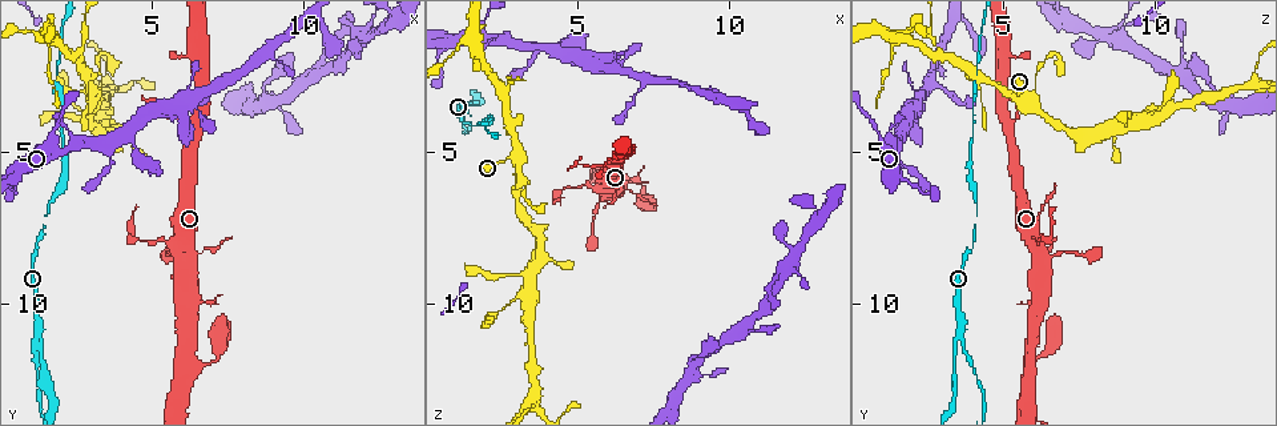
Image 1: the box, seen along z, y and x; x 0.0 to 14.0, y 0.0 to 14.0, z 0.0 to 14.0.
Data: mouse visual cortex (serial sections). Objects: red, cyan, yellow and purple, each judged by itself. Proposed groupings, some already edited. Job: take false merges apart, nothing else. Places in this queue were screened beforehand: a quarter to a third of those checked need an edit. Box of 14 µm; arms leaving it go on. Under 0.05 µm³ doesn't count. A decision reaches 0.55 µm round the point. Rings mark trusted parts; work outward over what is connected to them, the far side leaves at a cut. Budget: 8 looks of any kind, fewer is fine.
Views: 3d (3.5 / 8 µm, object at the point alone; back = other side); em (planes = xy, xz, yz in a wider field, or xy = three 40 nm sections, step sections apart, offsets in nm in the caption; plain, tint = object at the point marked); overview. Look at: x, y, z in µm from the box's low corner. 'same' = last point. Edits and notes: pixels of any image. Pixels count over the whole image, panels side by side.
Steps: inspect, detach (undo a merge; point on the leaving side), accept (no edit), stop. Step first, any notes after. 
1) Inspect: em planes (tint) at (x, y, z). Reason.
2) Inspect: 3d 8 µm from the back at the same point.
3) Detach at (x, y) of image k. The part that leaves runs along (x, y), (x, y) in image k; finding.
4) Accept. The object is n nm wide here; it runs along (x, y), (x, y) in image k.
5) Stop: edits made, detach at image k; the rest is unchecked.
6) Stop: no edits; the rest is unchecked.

Inspect: 3d 3.5 µm at (3.1, 2.8, 4.8). Three arms meet.

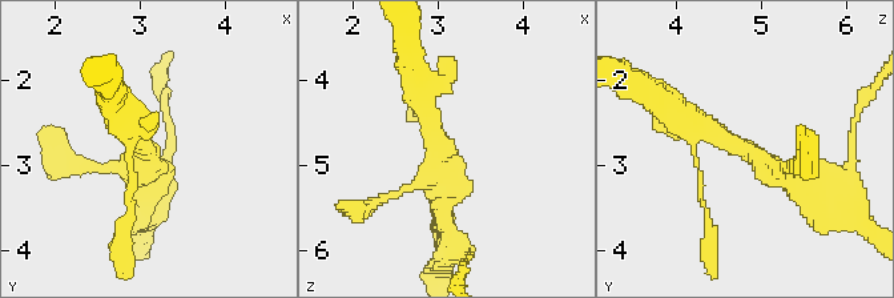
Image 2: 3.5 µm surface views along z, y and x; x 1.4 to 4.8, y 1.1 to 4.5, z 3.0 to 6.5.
Inspect: em xy step 3 (tint) at (3.10, 2.80, 4.90). 3 arms meet here; the arms are 100, 300, 350 nm wide; need the tissue.

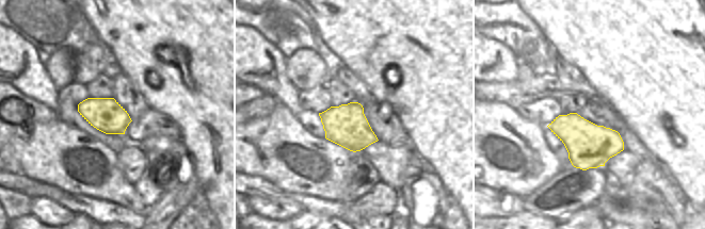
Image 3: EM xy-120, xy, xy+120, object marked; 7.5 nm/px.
Inspect: em planes (tint) at the same point.

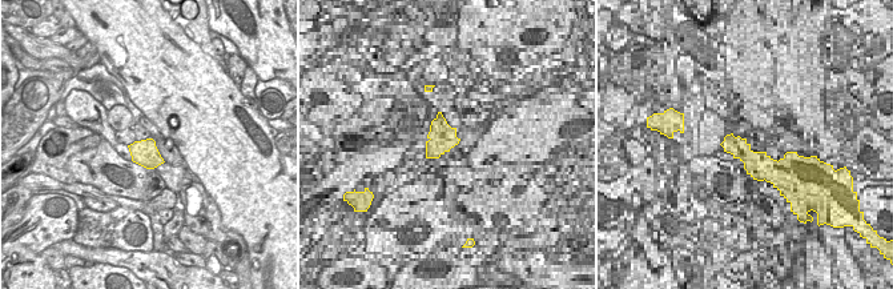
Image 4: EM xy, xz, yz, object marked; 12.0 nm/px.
Accept. It runs along (794, 165), (766, 165), (681, 112) in image 2; all the same cell.

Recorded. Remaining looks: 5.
Inspect: 3d 3.5 µm at (5.2, 8.0, 6.1). Calibre changes.

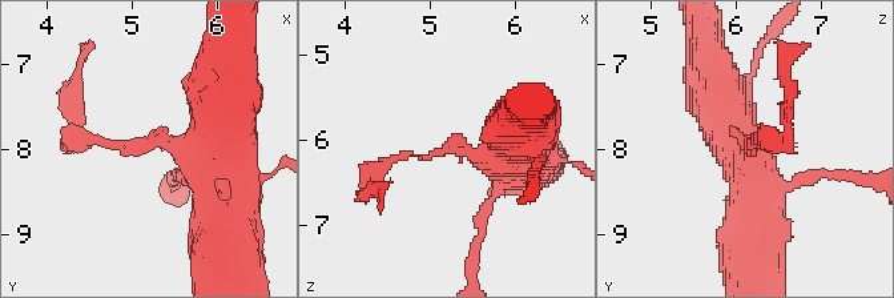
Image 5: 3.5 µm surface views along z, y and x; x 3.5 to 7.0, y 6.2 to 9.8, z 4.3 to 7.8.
Inspect: em xy step 1 (tint) at (5.10, 7.90, 6.15). Now the EM.

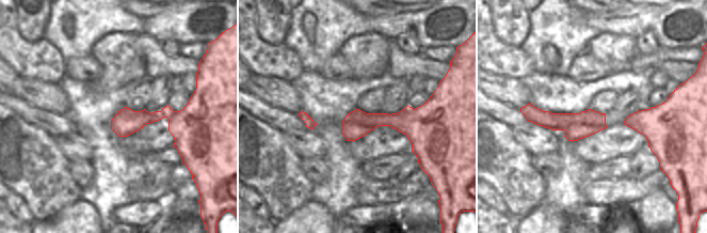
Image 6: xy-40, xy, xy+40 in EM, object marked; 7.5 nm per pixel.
Detach at (75, 137) of image 5. The part that leaves runs along (121, 148), (72, 136), (76, 75) in image 5; a second cell is stuck on.

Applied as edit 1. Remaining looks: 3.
Inspect: 3d 3.5 µm at (1.2, 10.8, 3.7). Two arms at a narrow angle.

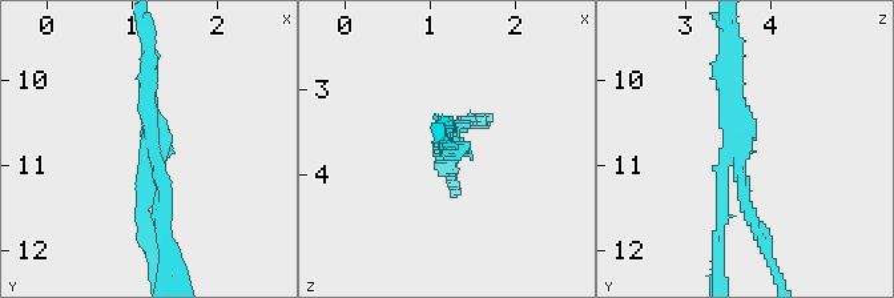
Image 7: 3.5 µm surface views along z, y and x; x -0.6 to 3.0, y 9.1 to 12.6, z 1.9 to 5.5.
Detach at (723, 209) of image 7. 3 arms meet here; the arms are 150, 150, 200 nm wide; the part that leaves runs along (728, 162), (721, 188), (717, 277) in image 7; a second cell is stuck on.

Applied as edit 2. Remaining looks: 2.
Stop: edits made, detach at image 5, detach at image 7; the rest is unchecked.

